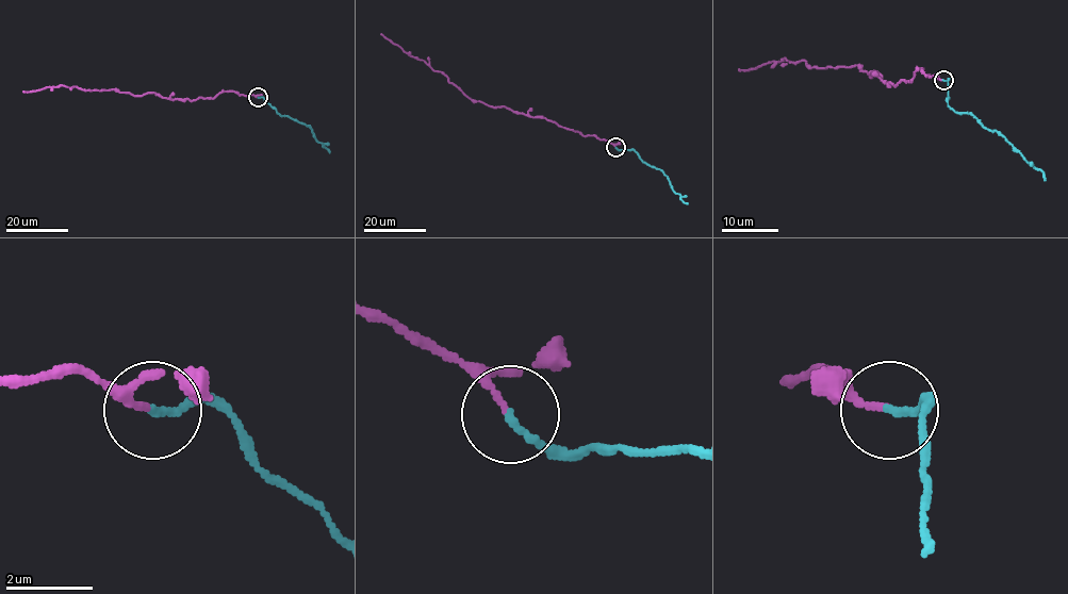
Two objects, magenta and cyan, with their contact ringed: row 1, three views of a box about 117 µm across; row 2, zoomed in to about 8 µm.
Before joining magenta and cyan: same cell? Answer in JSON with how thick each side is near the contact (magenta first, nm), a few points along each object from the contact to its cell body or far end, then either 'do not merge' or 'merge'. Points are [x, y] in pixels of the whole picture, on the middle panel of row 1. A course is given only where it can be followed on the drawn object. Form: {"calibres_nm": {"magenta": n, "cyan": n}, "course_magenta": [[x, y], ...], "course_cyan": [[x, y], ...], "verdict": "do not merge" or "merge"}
{"calibres_nm": {"magenta": 150, "cyan": 180}, "course_magenta": [[615, 147], [607, 141], [582, 135], [544, 118], [473, 100], [443, 73], [410, 56], [380, 33]], "course_cyan": [[615, 147], [634, 150], [643, 162], [660, 169], [672, 190], [687, 203]], "verdict": "merge"}

